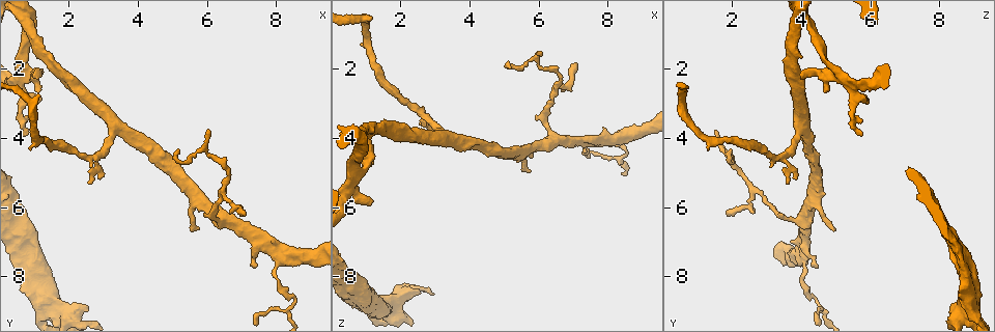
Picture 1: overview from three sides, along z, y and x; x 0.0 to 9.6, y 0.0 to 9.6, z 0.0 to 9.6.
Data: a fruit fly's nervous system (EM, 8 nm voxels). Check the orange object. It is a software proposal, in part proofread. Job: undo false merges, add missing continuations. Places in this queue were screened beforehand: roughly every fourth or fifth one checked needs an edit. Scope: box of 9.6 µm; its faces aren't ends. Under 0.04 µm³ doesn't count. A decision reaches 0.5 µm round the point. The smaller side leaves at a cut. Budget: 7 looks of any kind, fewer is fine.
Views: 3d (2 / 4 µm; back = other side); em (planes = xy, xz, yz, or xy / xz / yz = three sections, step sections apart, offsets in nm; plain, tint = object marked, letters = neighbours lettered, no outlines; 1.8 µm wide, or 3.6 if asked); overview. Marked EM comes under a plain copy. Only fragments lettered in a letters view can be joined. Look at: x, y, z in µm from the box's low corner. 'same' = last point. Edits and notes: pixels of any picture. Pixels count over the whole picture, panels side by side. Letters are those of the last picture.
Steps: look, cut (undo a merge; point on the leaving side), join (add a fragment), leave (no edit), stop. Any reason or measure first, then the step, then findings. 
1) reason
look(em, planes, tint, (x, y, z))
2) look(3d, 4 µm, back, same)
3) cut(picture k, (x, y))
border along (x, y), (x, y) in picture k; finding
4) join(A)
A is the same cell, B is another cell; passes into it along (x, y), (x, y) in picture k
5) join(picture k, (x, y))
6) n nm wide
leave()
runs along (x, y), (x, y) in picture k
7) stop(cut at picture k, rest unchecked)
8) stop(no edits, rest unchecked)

look(em, planes, letters, (8.05, 7.40, 4.15))

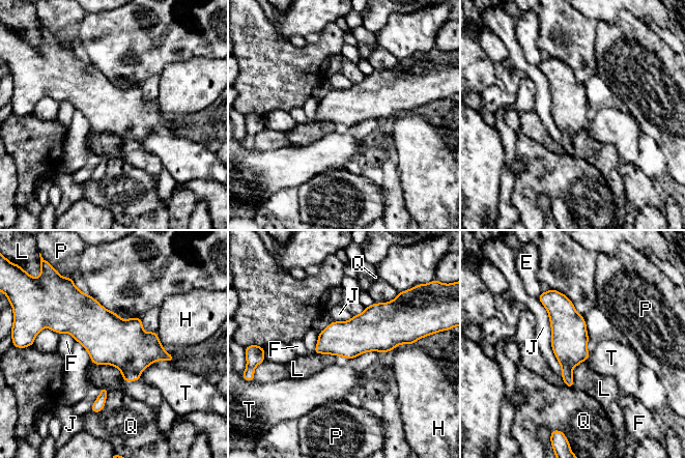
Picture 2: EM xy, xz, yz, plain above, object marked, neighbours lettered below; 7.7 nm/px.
leave()
E, F, H, J, L, P, Q and T are other cells; runs along (544, 294), (567, 324), (570, 384) in picture 2; all the same neuron

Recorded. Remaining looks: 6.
tapers out
look(3d, 4 µm, (5.80, 6.60, 4.95))

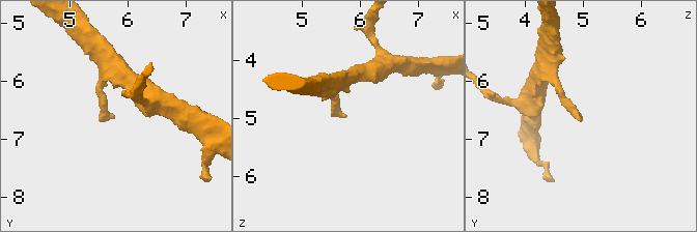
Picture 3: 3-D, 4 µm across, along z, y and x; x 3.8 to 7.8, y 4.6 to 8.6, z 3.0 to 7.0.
shape alone is not enough
look(em, planes, letters, (5.80, 6.65, 4.95))

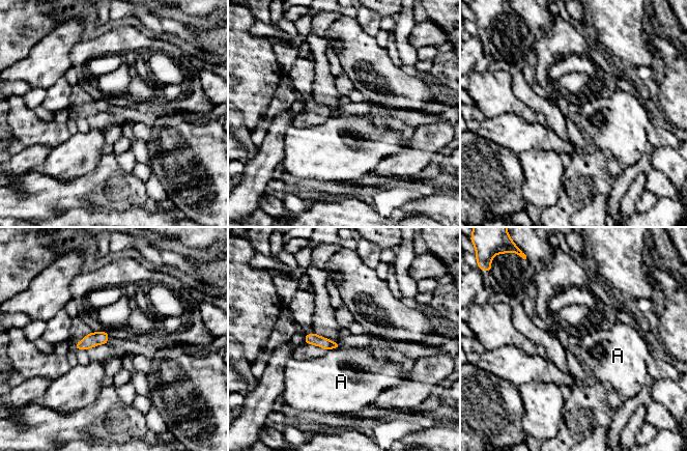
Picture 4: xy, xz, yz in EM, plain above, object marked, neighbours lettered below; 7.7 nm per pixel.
leave()
A is another cell; border along (339, 347), (331, 347), (326, 350) in picture 4; no lettered fragment goes on from it

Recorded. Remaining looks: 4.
arms part here
look(em, xz, step 4, tint, (0.65, 2.50, 5.45))

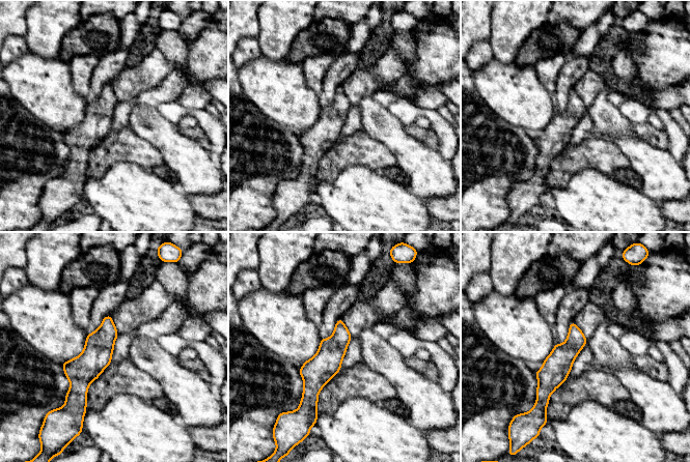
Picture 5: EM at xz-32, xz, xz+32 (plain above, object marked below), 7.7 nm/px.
cut it another way
look(em, planes, tint, same)

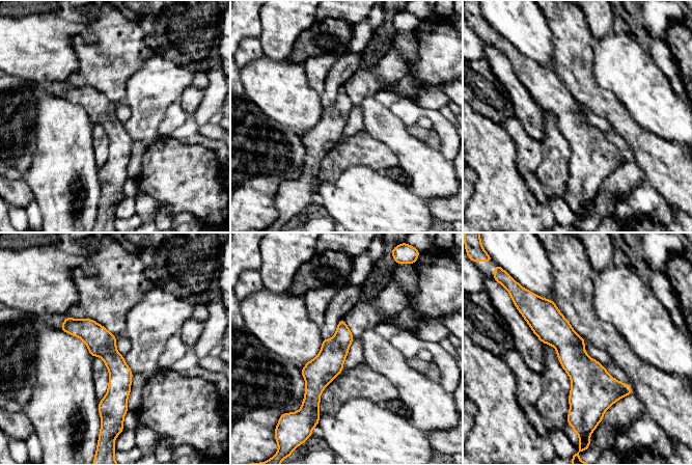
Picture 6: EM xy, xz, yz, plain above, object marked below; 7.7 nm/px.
see the neighbours
look(em, planes, letters, same)

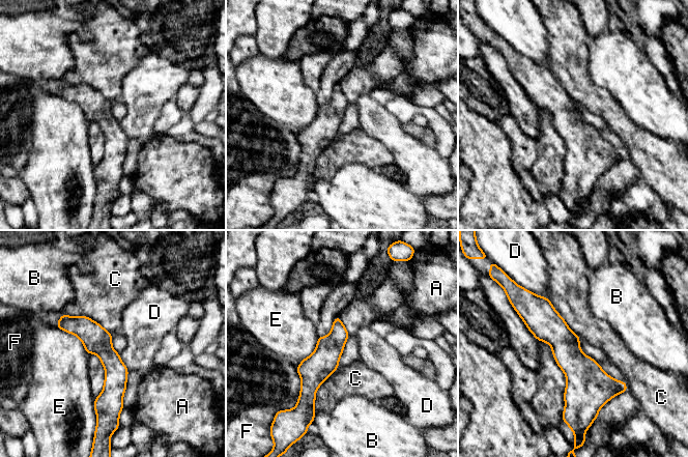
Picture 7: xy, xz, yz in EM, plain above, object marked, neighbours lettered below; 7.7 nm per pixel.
220 nm wide
leave()
A, B, C, D, E and F are other cells; border along (63, 313), (87, 316), (112, 334) in picture 7; one neuron here

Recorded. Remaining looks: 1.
stop(no edits, rest unchecked)

